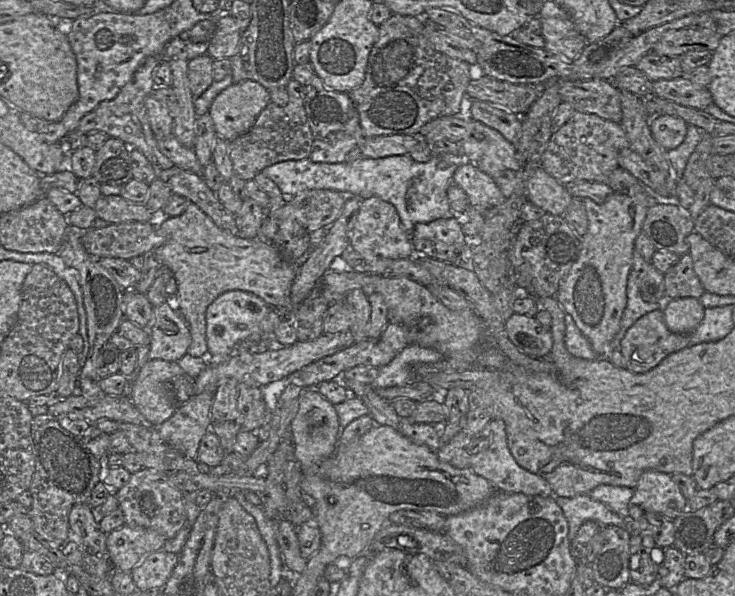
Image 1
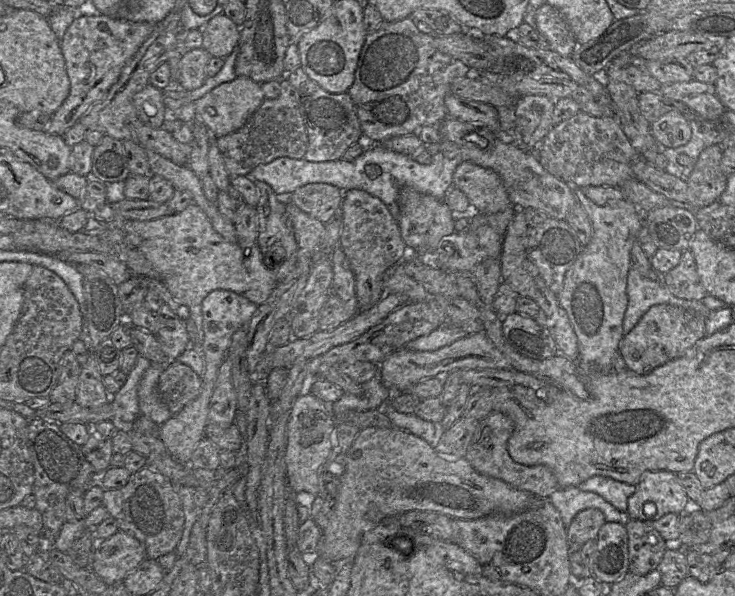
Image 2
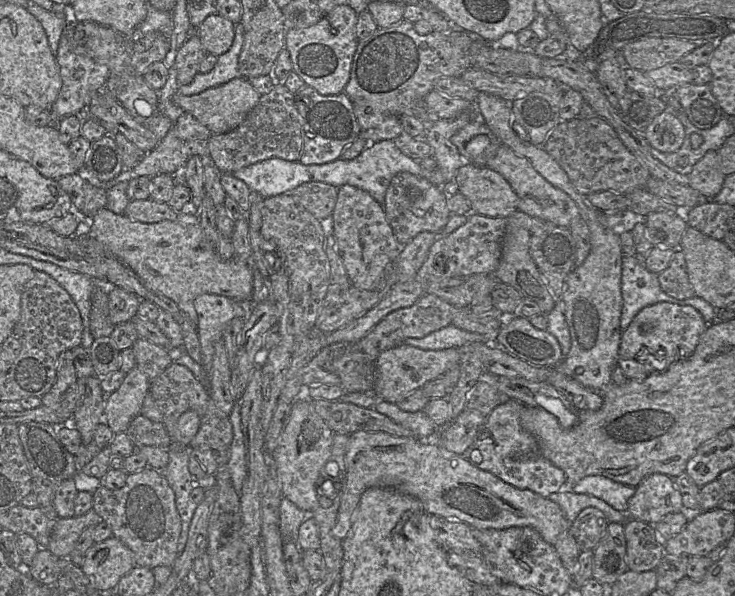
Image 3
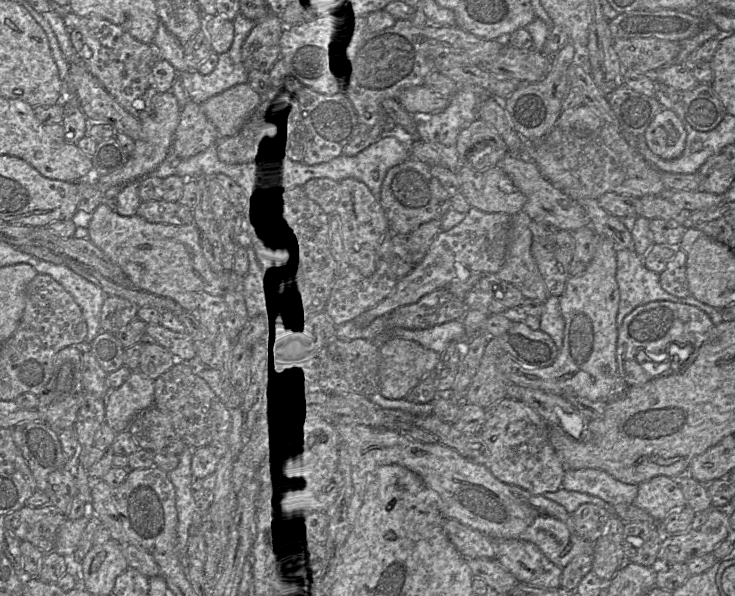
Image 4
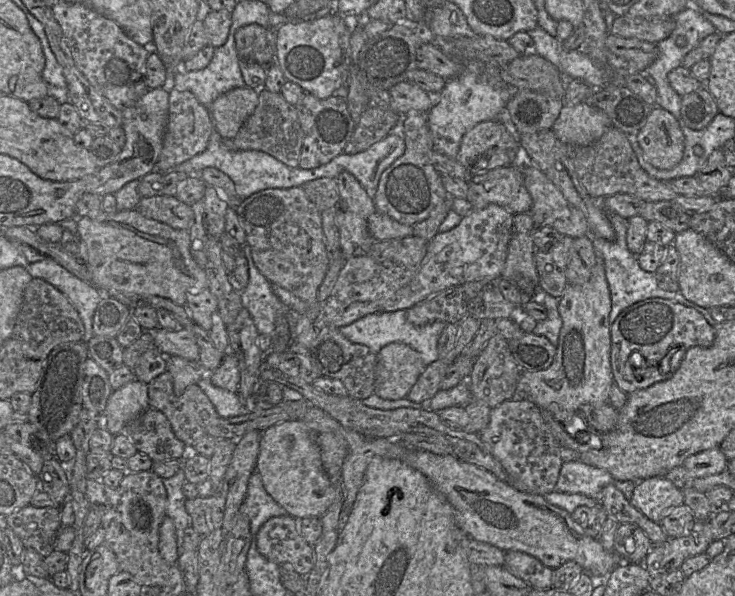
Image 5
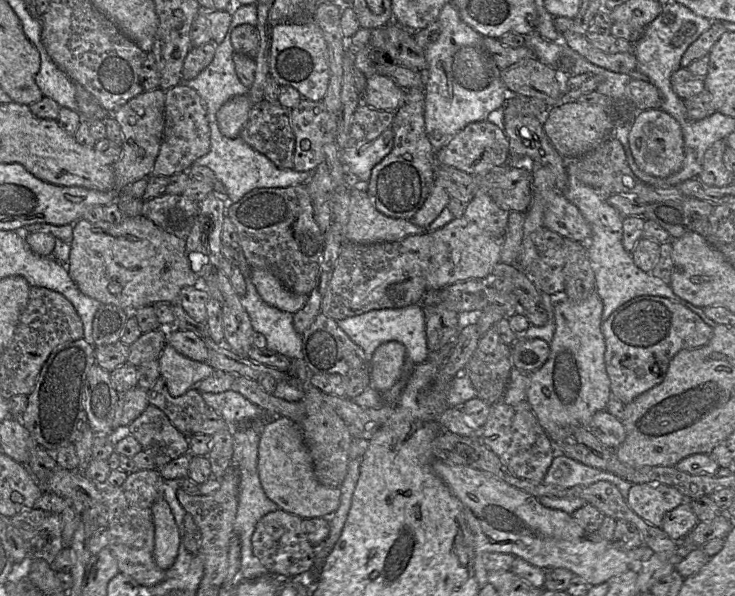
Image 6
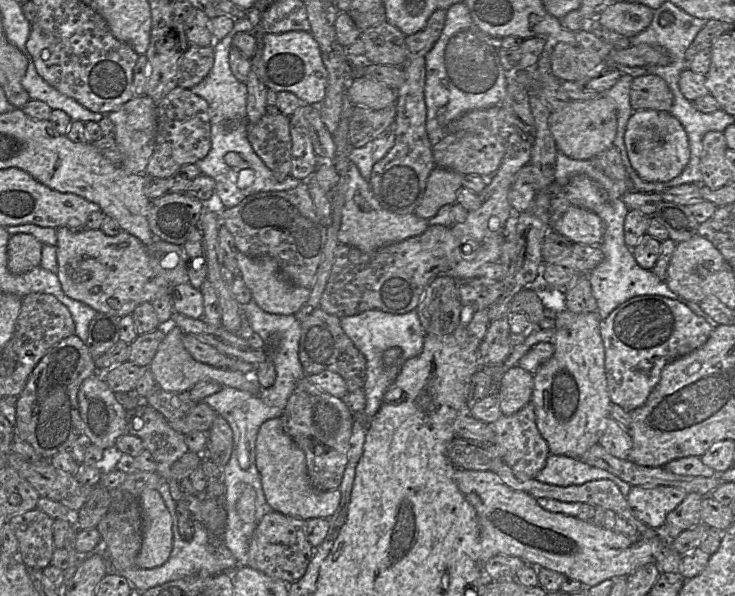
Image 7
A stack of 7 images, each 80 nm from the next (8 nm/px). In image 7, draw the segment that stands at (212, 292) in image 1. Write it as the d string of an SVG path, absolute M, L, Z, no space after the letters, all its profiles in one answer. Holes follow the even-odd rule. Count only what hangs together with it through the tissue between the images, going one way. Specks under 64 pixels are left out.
M60 227L56 231L56 274L64 294L97 312L123 317L131 314L139 304L151 303L172 287L189 283L183 245L158 239L145 245L123 230L116 236L86 227L78 231Z

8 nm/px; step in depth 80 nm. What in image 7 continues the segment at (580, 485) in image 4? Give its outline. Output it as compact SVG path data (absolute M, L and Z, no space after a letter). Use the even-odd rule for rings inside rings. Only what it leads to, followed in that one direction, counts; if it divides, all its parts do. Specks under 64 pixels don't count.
M549 454L544 468L534 479L561 487L582 485L592 480L609 479L619 487L626 498L632 488L629 483L604 469L586 464L579 458L565 455Z

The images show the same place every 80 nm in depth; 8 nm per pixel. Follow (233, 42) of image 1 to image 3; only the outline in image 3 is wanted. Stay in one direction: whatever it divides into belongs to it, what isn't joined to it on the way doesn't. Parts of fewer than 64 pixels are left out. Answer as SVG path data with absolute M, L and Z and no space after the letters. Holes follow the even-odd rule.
M219 13L207 16L197 30L207 53L215 56L226 53L235 37L235 24Z

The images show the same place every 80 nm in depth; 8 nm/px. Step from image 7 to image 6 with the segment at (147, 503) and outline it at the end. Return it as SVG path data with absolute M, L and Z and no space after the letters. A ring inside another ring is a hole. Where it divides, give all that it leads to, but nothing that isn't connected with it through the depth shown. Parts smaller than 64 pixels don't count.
M164 497L153 503L152 516L155 528L153 558L159 568L167 570L175 562L178 543L175 520Z

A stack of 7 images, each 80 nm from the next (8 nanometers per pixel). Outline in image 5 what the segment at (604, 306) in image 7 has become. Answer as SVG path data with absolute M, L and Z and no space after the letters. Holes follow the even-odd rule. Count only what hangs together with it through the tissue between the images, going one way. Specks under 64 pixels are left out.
M608 213L609 220L615 230L616 238L613 241L608 241L599 236L592 236L593 245L596 251L596 257L601 257L604 261L605 274L611 294L611 312L609 315L610 324L612 324L618 315L628 308L629 306L650 298L664 298L674 302L681 303L688 307L694 308L701 313L706 321L714 327L716 321L710 314L710 308L701 307L689 300L687 300L680 291L671 292L663 290L658 285L658 280L654 273L643 270L637 260L637 255L634 255L627 246L626 232L627 232L627 219L618 214Z

